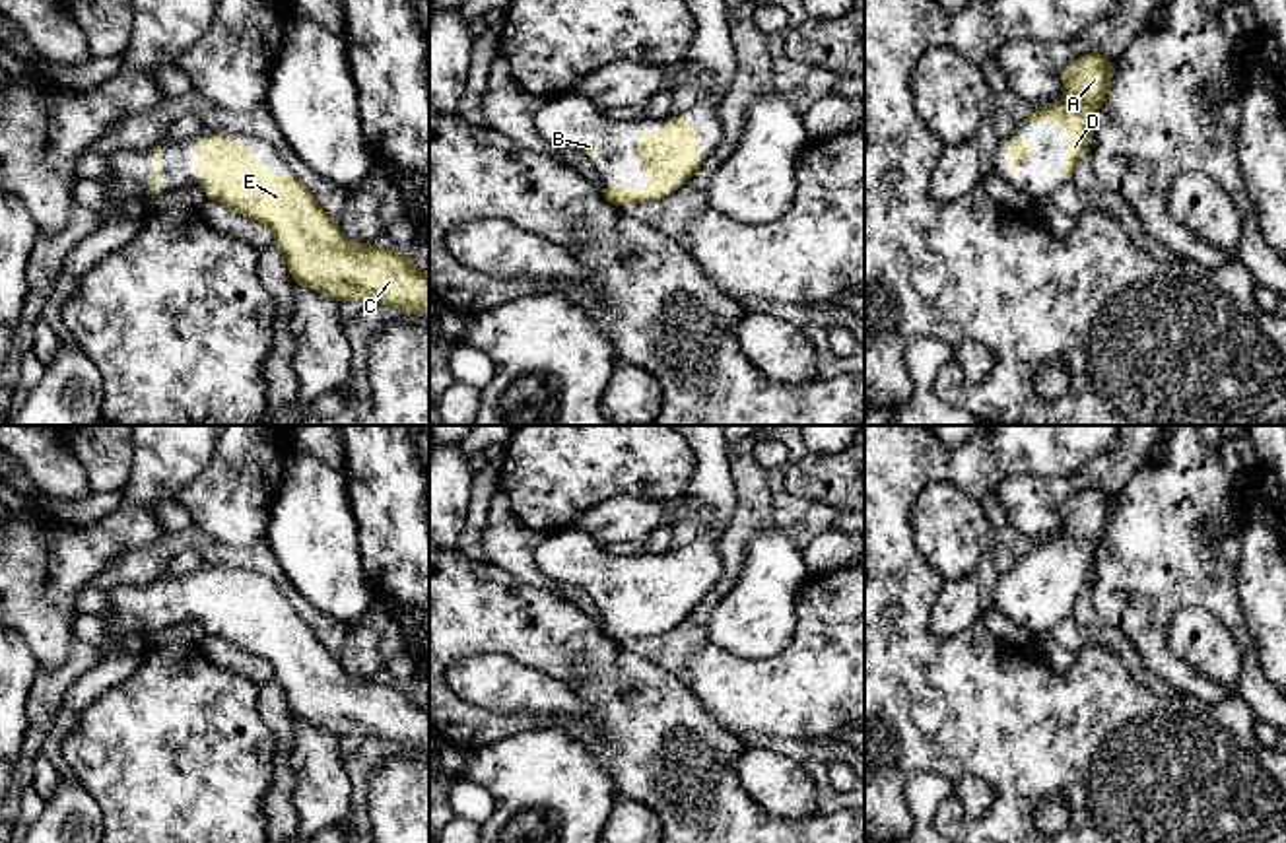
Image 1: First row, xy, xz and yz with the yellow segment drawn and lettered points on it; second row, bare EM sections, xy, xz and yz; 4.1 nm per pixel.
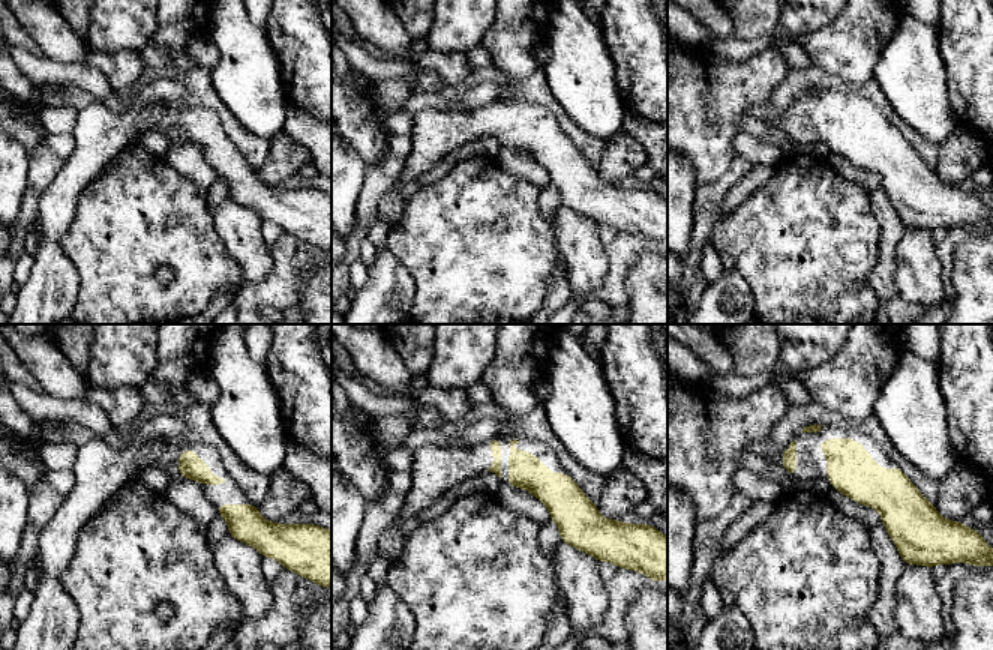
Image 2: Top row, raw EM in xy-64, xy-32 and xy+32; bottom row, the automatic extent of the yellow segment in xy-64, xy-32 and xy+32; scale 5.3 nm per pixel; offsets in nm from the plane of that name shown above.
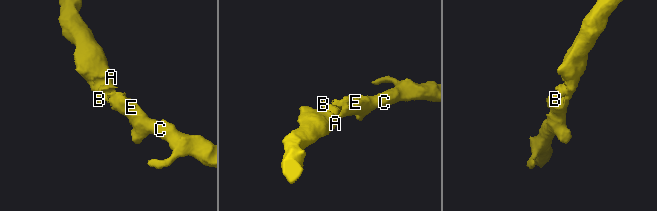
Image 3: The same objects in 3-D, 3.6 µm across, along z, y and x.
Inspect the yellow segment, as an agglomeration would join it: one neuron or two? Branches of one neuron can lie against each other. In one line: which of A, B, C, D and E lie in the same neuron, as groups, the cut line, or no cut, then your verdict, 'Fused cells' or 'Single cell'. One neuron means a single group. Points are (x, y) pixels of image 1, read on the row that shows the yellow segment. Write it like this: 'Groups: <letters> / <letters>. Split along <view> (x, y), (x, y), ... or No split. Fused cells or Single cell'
Groups: A B C D E. No split. Single cell

